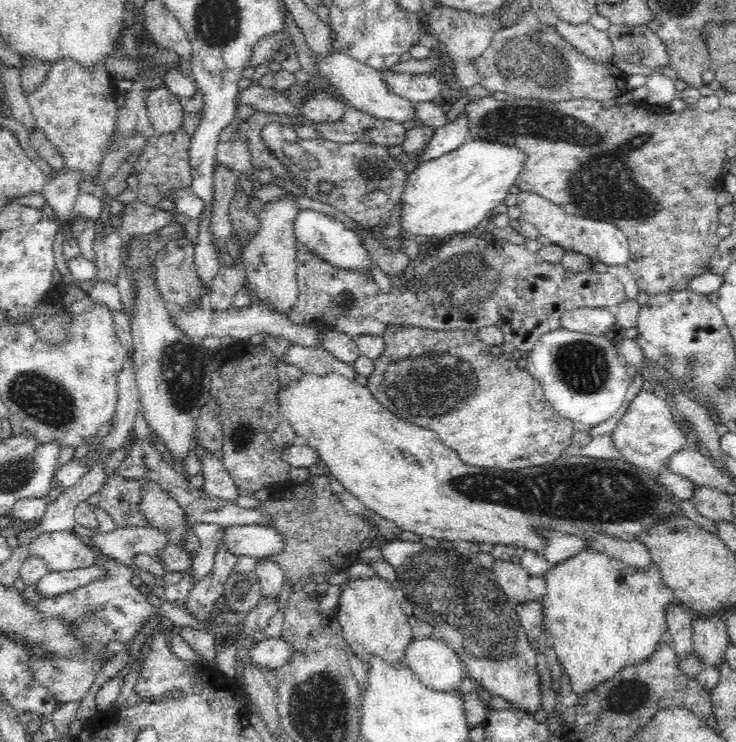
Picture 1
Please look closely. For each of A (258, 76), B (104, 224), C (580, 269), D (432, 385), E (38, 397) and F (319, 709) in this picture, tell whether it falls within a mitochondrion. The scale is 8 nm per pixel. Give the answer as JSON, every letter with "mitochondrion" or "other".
{"A":"other","B":"other","C":"other","D":"mitochondrion","E":"mitochondrion","F":"mitochondrion"}

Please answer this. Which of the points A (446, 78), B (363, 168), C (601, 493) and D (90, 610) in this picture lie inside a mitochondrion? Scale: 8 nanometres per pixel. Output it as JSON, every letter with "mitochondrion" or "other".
{"A":"other","B":"mitochondrion","C":"mitochondrion","D":"mitochondrion"}

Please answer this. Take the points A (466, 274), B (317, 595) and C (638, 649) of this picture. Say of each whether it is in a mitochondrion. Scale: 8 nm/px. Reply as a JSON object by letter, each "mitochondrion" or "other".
{"A":"mitochondrion","B":"other","C":"other"}

